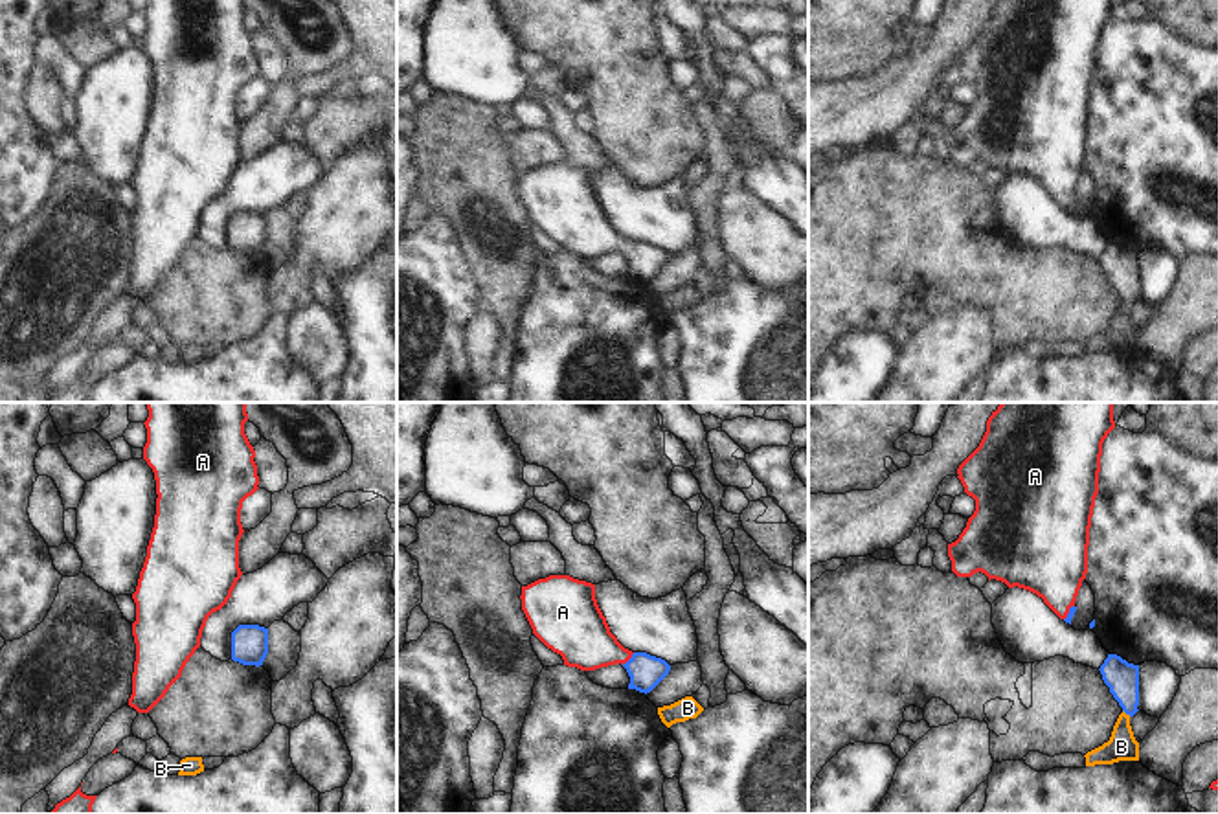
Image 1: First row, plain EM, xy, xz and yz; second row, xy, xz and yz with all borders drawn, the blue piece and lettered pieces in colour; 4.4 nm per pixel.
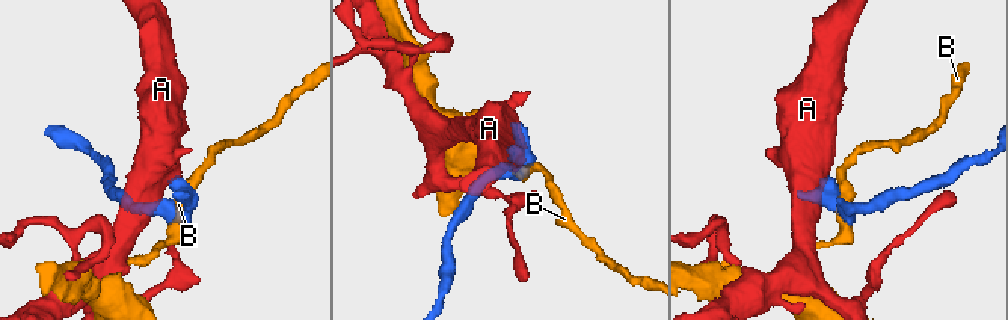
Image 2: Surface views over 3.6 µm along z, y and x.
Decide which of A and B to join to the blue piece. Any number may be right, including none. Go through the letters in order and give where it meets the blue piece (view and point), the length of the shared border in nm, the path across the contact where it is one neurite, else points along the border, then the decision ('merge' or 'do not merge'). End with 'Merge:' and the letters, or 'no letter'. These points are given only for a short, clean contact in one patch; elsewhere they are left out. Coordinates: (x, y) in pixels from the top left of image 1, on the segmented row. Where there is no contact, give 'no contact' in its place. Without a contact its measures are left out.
A: meets blue in xz at (629, 660); contact 80 nm long; runs through xz (645, 671), (629, 660), (592, 645), (579, 633); merge
B: meets blue in yz at (1127, 713); contact 50 nm long; border along yz (1123, 710), (1130, 715); do not merge
Merge: A

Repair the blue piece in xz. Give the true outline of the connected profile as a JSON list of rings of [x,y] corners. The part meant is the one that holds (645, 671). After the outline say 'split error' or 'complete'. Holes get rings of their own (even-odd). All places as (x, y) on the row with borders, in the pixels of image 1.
[[[549,575],[527,586],[522,586],[522,610],[533,628],[533,634],[553,652],[560,654],[564,665],[581,671],[595,671],[601,667],[621,663],[628,676],[628,689],[650,693],[671,671],[671,665],[647,652],[632,652],[625,649],[610,632],[597,599],[595,584],[573,579],[570,575]]]; split error

